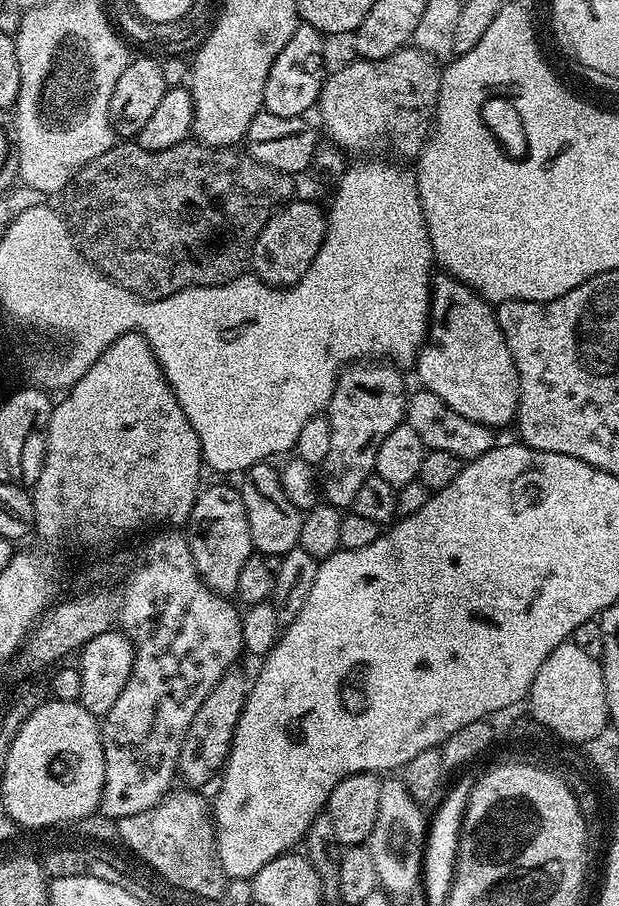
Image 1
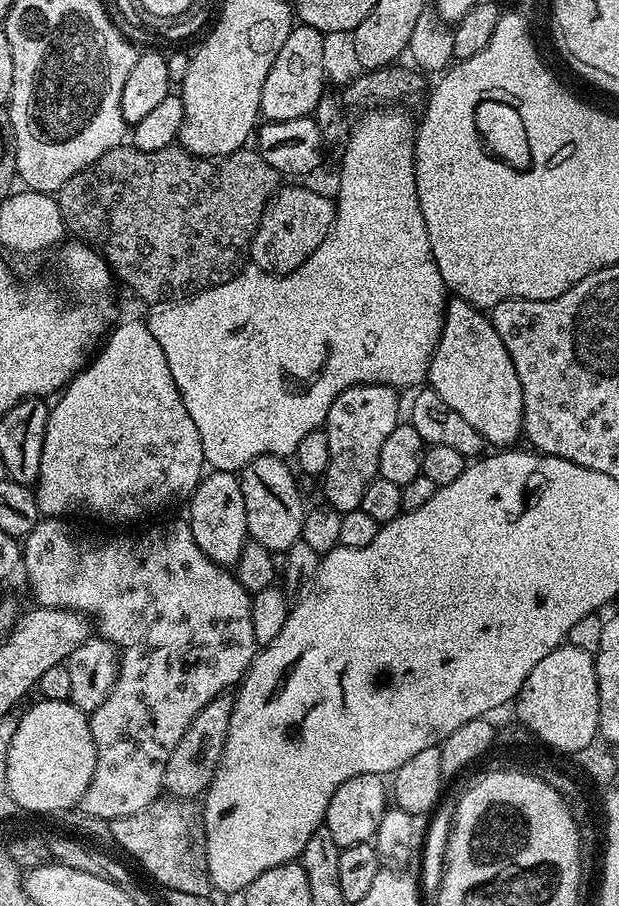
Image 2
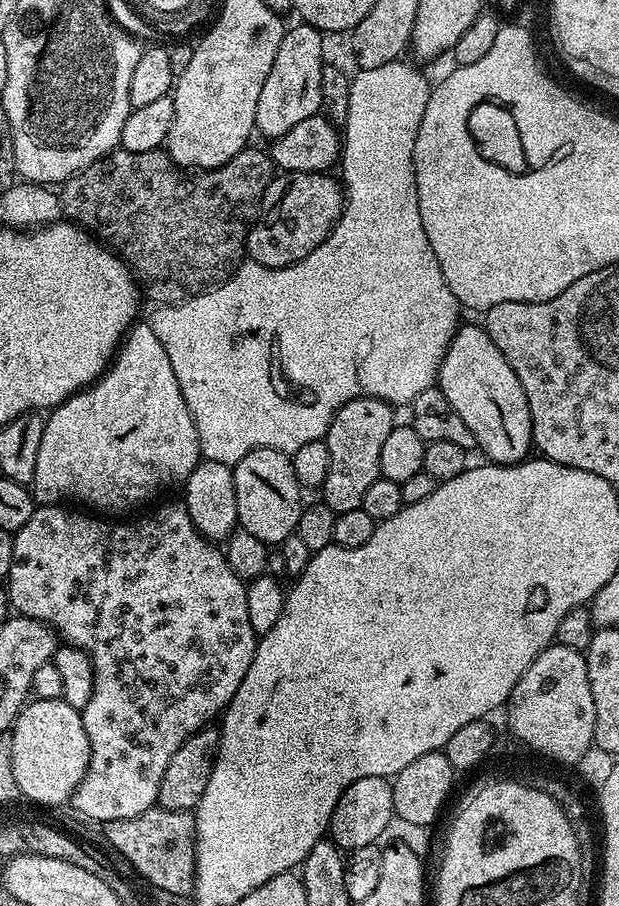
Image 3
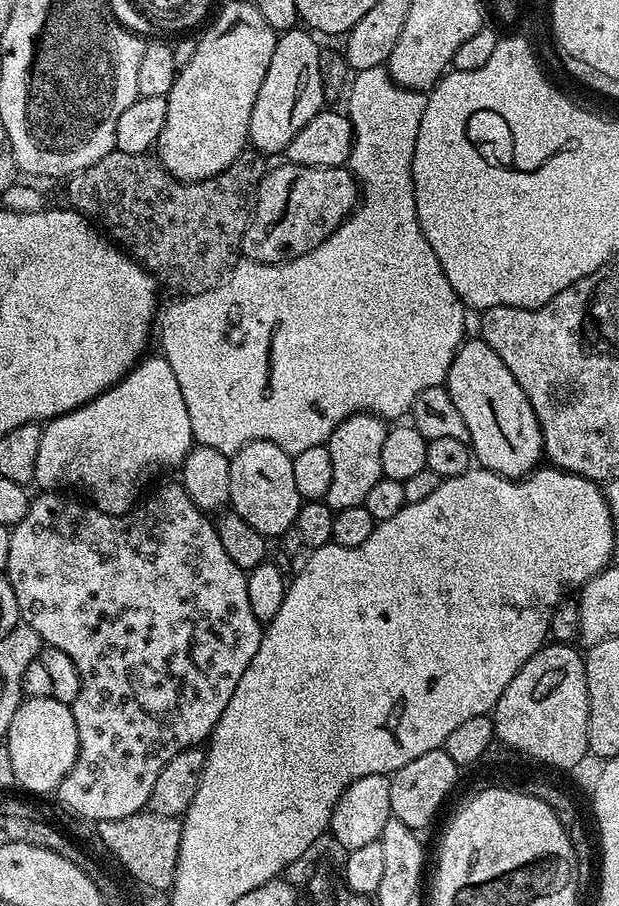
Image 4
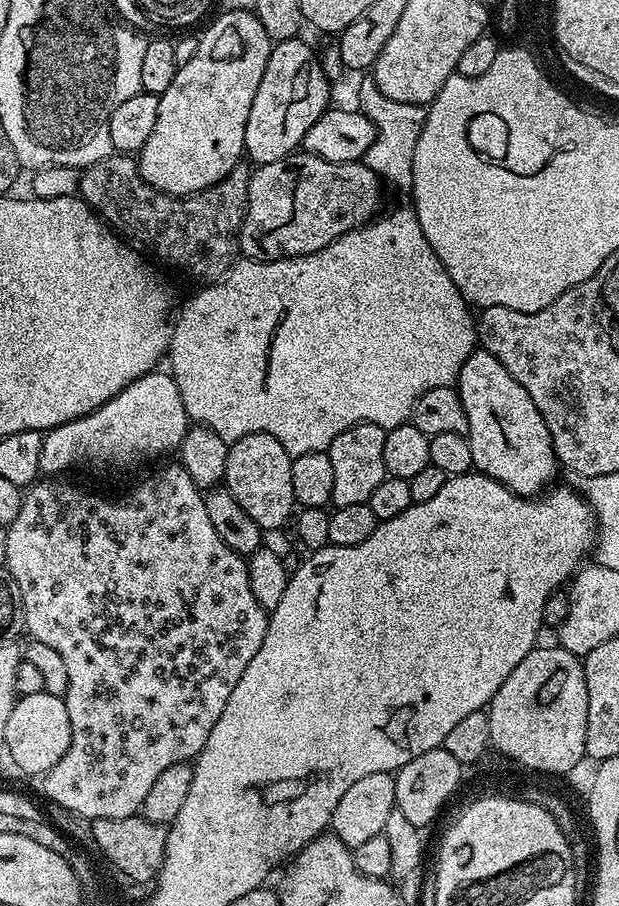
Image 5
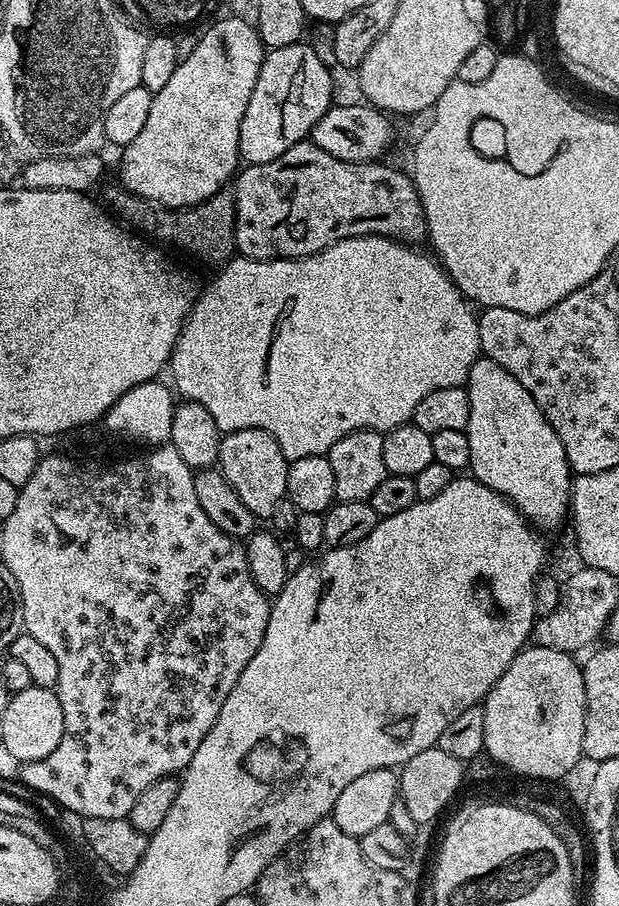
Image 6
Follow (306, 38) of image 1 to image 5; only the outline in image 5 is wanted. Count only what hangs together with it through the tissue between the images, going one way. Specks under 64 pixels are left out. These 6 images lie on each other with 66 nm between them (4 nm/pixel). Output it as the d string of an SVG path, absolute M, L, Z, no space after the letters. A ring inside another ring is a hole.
M304 38L273 43L266 74L262 74L262 82L258 82L258 94L254 94L254 106L250 106L250 118L246 118L247 159L259 166L278 162L297 151L303 145L306 130L310 130L329 107L328 87L330 81L323 76L317 49L311 48Z

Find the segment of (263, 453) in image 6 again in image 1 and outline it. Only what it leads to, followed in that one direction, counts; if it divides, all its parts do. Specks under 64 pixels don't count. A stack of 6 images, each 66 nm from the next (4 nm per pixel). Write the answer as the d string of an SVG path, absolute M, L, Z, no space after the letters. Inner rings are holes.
M268 462L255 464L243 473L241 480L244 481L239 481L238 487L242 502L246 506L246 518L250 522L253 549L269 558L279 558L299 545L304 518L301 509L296 508L290 498L286 498L280 473L275 467L272 469L272 466Z

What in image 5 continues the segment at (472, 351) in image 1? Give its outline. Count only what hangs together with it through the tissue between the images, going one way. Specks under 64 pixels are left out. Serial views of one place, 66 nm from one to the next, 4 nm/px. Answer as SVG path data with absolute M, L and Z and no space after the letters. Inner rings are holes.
M483 350L474 351L466 358L458 391L468 419L473 469L482 476L494 478L519 496L539 497L553 483L558 461L550 430L546 430L538 406L534 406L534 398L522 390L518 378L514 378L494 354Z

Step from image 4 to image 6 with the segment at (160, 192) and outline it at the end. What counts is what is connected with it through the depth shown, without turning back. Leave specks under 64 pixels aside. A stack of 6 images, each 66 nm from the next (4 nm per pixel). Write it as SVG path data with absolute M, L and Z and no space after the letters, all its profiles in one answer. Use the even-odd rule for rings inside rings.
M120 190L113 198L112 204L120 211L119 219L129 220L133 224L131 227L137 233L145 232L140 234L149 241L160 246L173 244L174 247L181 248L186 255L197 256L204 264L223 266L233 259L236 252L236 198L231 191L222 190L193 208L162 208L150 206L142 197L134 196L127 190Z

